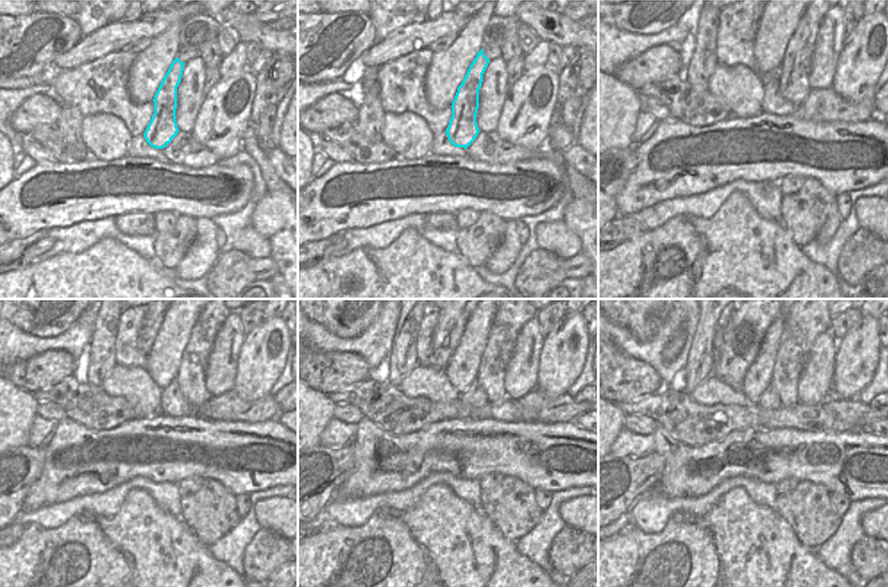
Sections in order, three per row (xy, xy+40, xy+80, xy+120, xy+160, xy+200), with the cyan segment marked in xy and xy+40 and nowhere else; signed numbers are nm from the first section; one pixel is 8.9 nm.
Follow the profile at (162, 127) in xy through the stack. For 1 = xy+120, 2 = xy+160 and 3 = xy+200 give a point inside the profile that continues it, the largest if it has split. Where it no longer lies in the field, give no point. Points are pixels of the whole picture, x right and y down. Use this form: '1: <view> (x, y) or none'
1: xy+120 (188, 390)
2: xy+160 (488, 387)
3: xy+200 (802, 326)

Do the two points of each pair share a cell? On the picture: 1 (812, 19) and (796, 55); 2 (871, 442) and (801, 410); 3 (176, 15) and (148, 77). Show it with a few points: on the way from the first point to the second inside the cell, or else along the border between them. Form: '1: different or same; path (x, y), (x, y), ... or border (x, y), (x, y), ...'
1: same; path (806, 28), (800, 46)
2: different; border (814, 428), (863, 433)
3: different; border (181, 22), (172, 23), (153, 38)

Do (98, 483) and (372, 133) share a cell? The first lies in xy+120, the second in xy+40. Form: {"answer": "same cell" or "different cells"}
{"answer": "different cells"}

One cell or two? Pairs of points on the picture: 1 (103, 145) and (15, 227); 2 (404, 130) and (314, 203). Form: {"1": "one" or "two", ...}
{"1": "one", "2": "one"}

